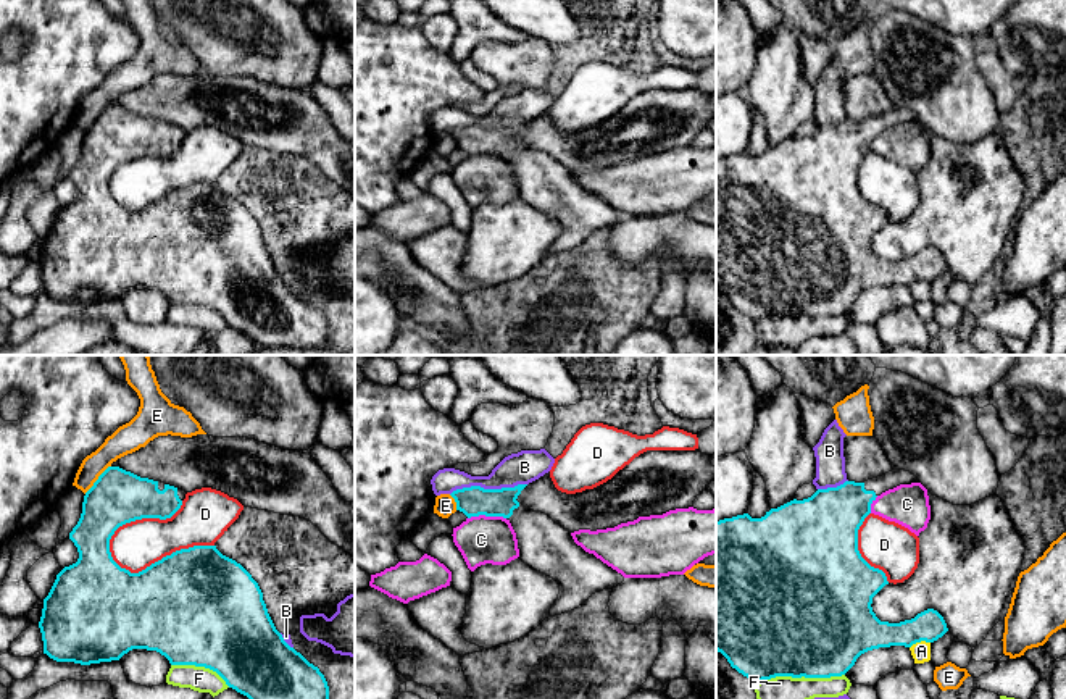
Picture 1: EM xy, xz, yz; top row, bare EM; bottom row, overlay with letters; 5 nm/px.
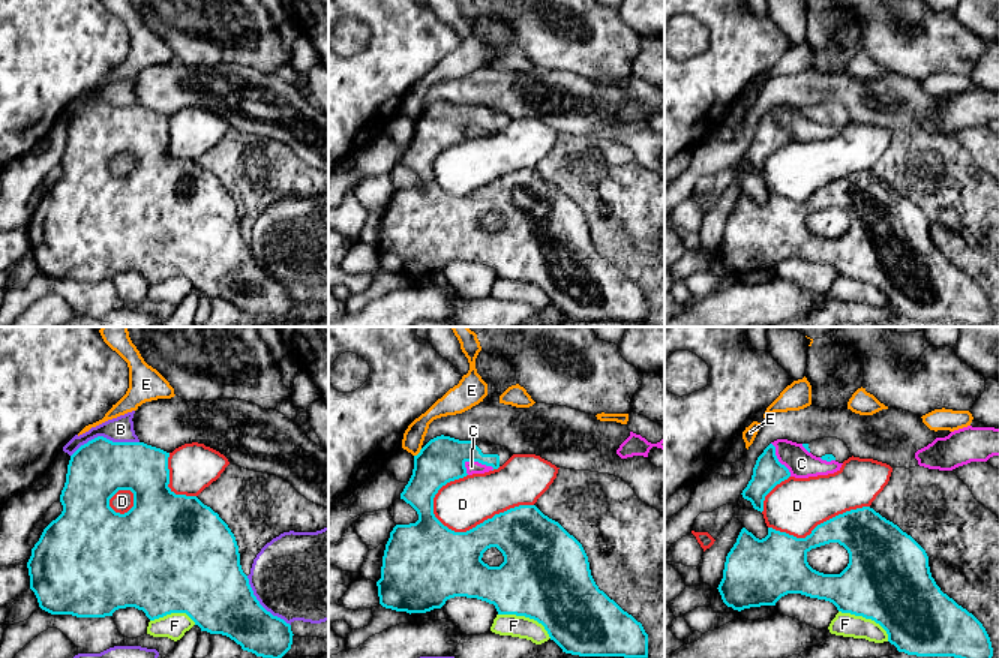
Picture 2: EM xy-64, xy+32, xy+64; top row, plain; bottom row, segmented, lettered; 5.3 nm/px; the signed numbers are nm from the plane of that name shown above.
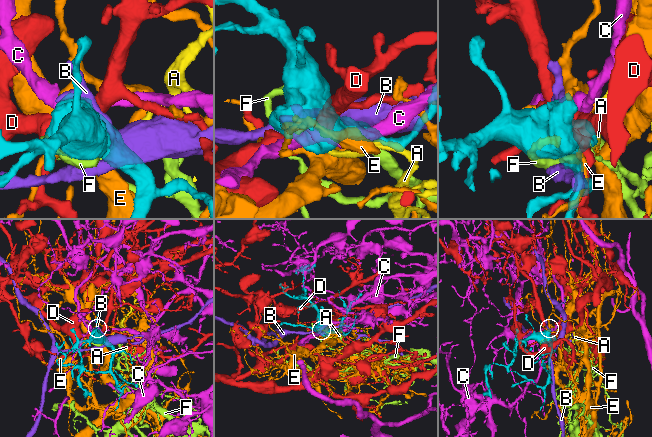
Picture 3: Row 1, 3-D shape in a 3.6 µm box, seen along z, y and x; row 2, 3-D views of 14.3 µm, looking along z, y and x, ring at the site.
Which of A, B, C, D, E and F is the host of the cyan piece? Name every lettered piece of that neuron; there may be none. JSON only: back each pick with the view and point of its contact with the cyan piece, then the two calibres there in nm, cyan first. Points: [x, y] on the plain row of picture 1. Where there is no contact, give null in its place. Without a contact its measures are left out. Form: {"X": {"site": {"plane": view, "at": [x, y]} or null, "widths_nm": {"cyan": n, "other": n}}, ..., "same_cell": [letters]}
{"same_cell": []}

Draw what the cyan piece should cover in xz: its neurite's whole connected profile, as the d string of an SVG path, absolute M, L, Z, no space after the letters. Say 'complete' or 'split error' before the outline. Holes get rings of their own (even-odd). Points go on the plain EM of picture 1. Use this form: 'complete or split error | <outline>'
split error | M471 124L456 128L450 134L456 140L456 149L468 157L485 153L510 158L519 197L560 223L550 255L571 250L592 232L621 223L624 215L577 184L568 168L548 153L529 149L516 139L526 124L502 128Z

